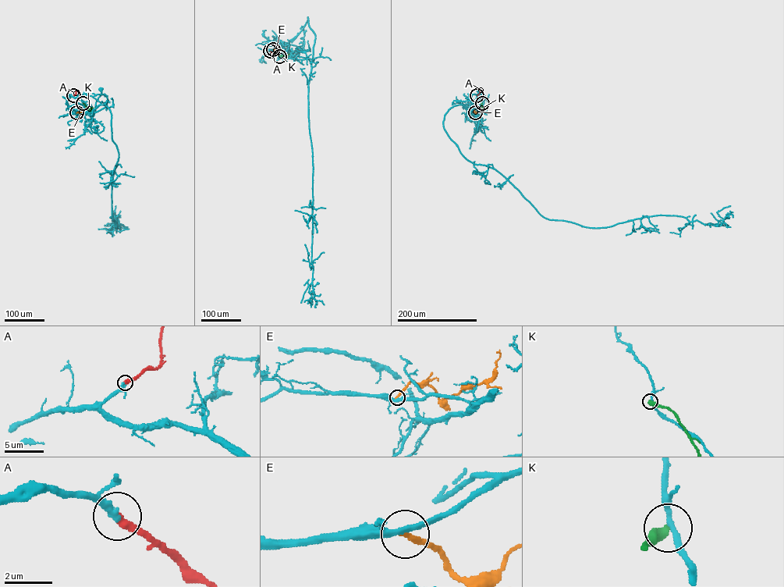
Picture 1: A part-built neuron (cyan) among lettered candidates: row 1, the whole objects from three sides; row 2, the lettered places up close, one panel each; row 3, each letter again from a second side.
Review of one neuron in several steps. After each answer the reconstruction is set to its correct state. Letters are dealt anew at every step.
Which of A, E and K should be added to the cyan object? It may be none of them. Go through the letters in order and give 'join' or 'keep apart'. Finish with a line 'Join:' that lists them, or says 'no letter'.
A: join
E: keep apart
K: keep apart
Join: A

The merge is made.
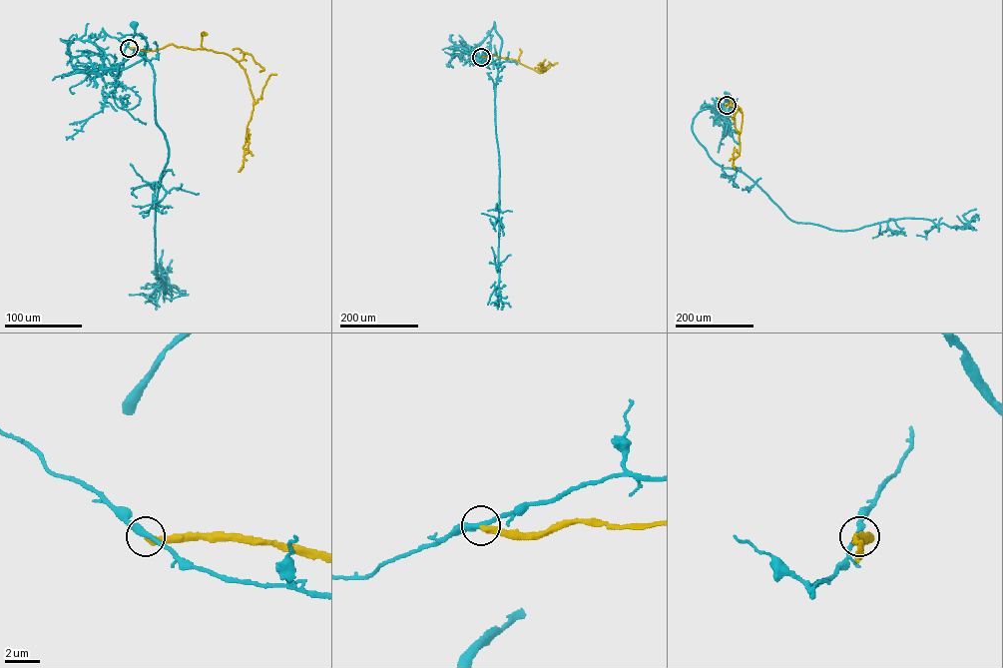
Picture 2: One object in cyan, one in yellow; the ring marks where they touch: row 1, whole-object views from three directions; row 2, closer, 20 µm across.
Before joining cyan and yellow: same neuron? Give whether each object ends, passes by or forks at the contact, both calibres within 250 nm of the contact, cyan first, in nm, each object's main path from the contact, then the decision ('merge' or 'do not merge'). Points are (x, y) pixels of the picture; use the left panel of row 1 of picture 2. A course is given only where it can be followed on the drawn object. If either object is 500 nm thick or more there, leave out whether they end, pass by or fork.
cyan passes by | yellow ends | 320/360 nm | cyan via (129, 48), (145, 57), (124, 69), (111, 68), (118, 68), (116, 77), (133, 24) | yellow via (129, 48), (155, 51), (173, 44), (231, 55), (245, 70), (253, 102), (243, 147), (246, 153), (249, 129) | do not merge

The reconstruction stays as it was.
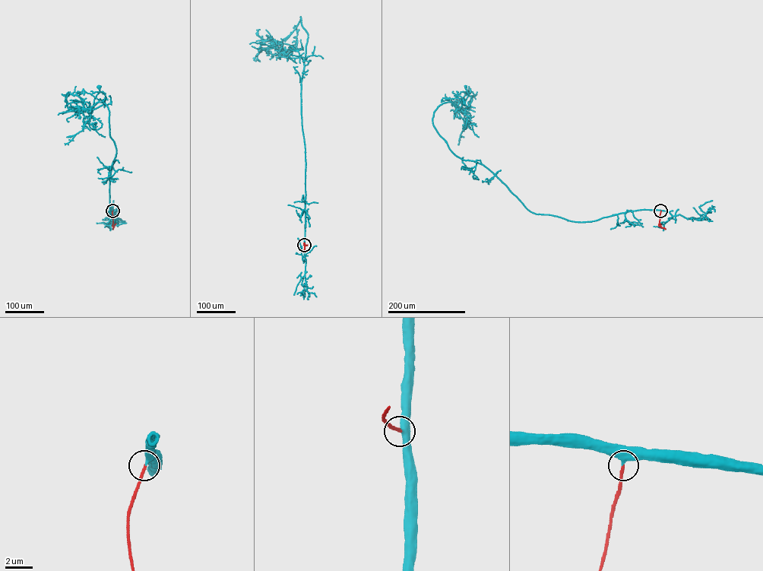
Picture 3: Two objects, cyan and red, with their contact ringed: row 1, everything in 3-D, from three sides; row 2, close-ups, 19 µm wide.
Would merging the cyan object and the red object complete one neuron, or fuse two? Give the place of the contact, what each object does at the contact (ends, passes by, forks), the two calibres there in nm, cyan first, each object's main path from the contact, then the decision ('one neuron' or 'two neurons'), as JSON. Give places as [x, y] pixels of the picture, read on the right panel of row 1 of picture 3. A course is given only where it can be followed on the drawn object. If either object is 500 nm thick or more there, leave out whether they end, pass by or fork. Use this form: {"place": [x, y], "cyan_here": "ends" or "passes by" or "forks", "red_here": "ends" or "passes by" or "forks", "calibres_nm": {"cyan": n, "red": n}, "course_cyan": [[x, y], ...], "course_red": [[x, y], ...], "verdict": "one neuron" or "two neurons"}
{"place": [660, 210], "calibres_nm": {"cyan": 550, "red": 220}, "course_cyan": [[660, 210], [582, 222], [530, 211], [488, 169], [457, 157], [434, 125], [443, 103], [465, 113], [466, 87]], "course_red": [[660, 210], [659, 225], [661, 227], [660, 223]], "verdict": "one neuron"}

